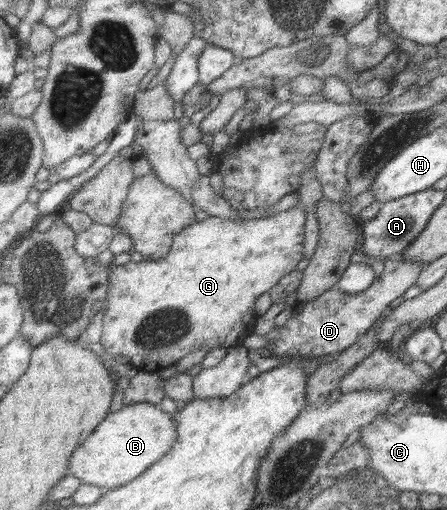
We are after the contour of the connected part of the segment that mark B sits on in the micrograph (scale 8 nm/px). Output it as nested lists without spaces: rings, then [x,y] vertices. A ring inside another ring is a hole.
[[[150,403],[126,405],[122,411],[109,414],[107,420],[103,420],[103,424],[99,424],[99,428],[87,438],[87,441],[75,450],[68,474],[79,478],[84,484],[99,486],[105,492],[111,491],[142,476],[153,464],[167,455],[177,442],[178,426],[174,422],[173,414],[163,412],[159,405]]]

